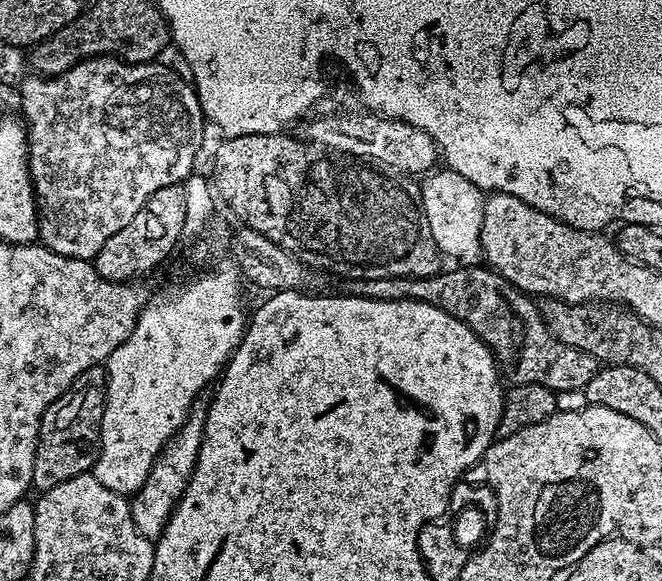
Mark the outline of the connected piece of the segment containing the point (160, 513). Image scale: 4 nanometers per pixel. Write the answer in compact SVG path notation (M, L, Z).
M193 410L189 412L188 419L172 435L172 439L161 450L156 461L152 463L152 469L146 482L137 492L131 493L132 521L147 540L155 542L160 539L160 535L164 532L166 522L172 517L176 503L182 498L182 494L194 474L194 466L198 462L198 450L202 446L203 437L204 412Z

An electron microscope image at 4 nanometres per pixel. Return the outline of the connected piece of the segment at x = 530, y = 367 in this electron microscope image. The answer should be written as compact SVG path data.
M452 266L452 269L441 270L434 276L395 276L394 278L374 278L373 280L358 280L347 285L347 295L365 296L375 300L421 300L430 306L438 306L438 310L446 310L458 322L466 322L482 342L491 350L497 365L502 369L505 381L512 384L537 384L546 386L552 392L579 393L590 378L598 371L598 360L584 348L566 346L566 342L558 342L554 334L546 326L537 301L531 295L525 294L514 287L506 278L502 278L487 266Z

